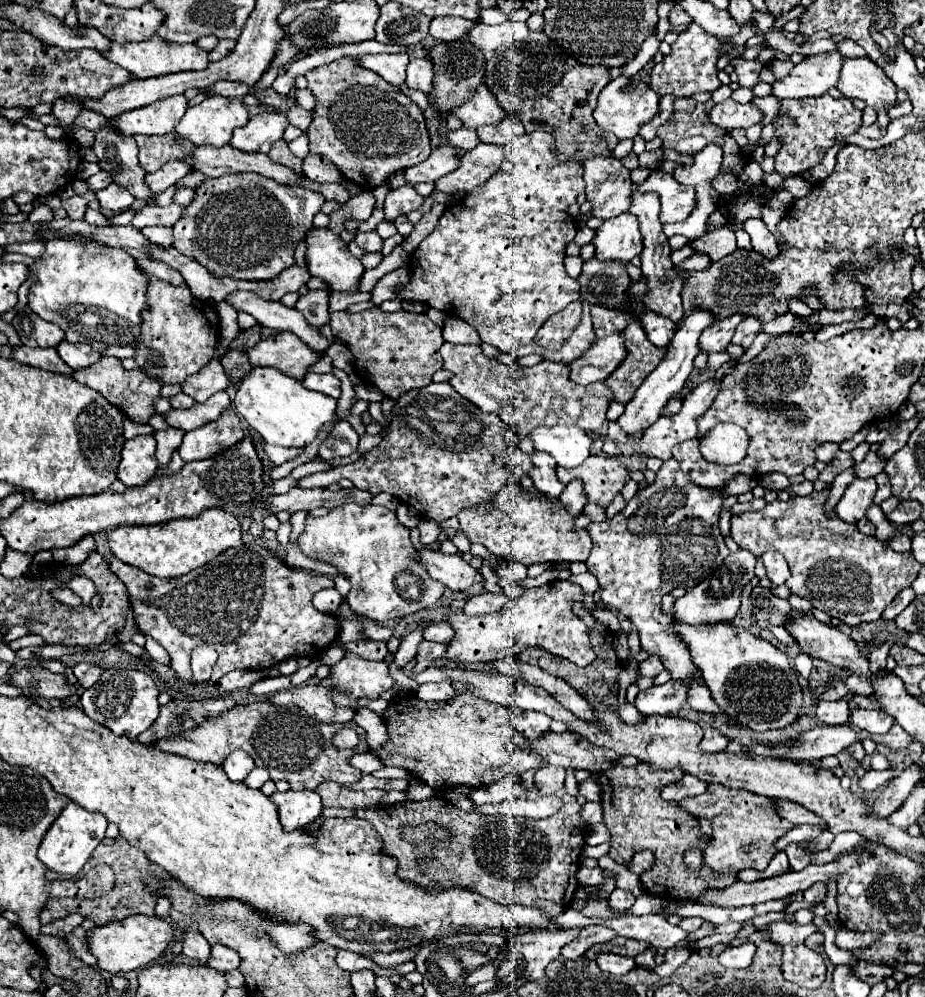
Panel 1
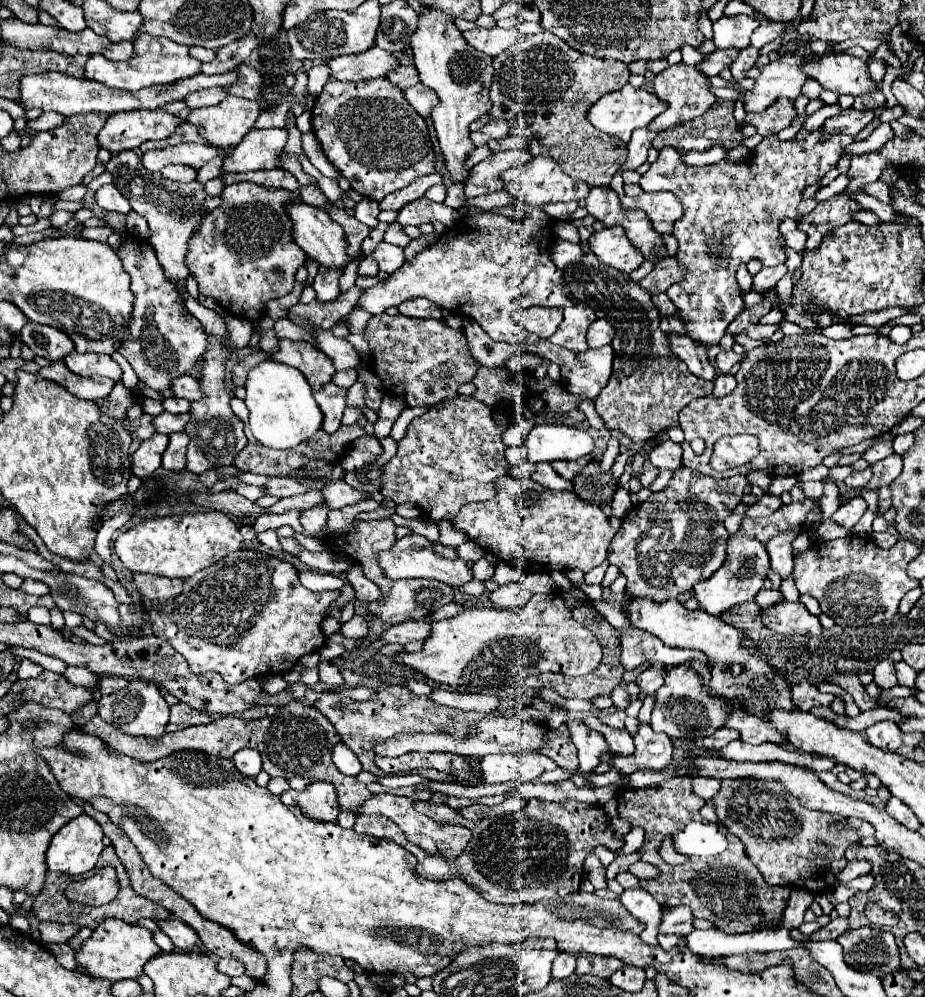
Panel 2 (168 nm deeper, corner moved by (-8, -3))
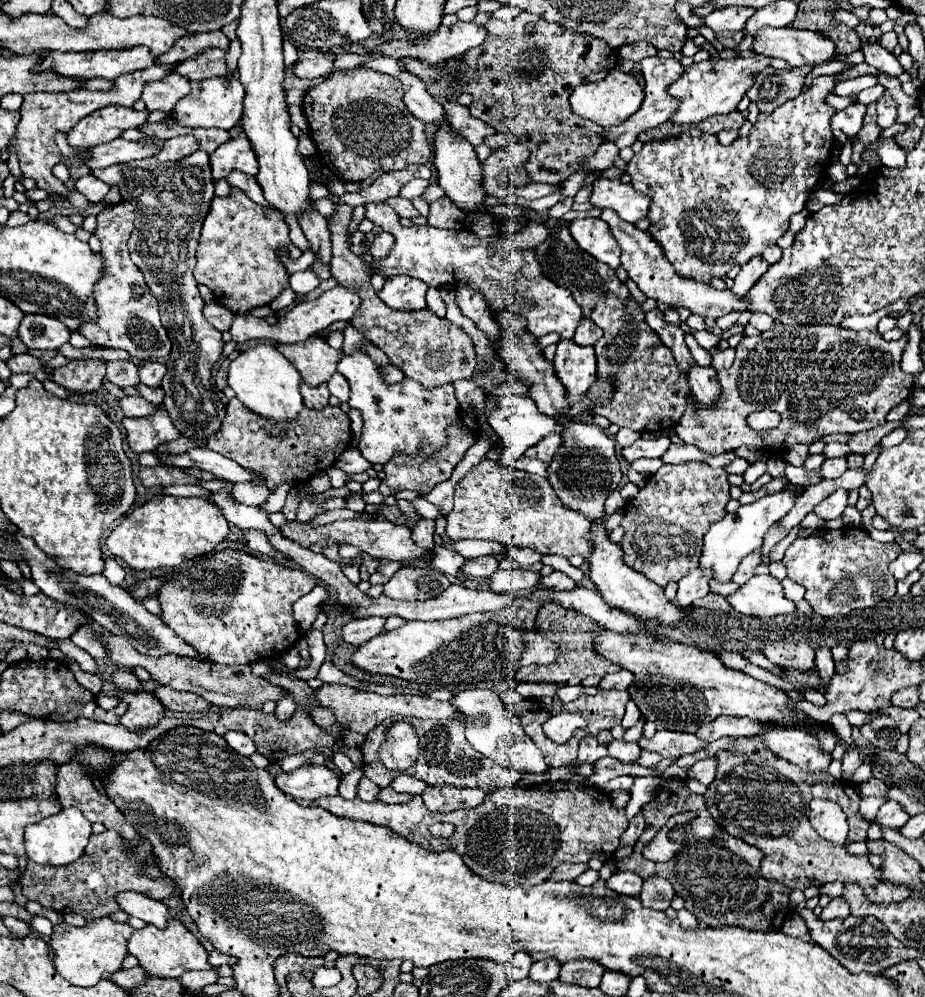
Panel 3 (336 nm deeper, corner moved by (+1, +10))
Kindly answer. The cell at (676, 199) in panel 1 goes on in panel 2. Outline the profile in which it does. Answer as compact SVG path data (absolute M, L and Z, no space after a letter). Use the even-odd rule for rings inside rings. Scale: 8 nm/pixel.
M641 193L639 197L623 197L621 205L623 209L643 211L659 235L671 233L673 221L683 215L683 205L673 193Z

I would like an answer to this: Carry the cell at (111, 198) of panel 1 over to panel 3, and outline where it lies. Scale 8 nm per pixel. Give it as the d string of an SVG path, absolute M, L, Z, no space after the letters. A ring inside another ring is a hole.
M86 174L76 182L76 190L84 194L90 202L100 202L110 192L110 186L104 182L98 182L98 178L94 178L92 174Z

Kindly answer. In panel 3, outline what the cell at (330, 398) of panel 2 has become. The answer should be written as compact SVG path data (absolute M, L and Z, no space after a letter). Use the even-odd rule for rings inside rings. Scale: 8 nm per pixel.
M304 382L300 384L300 394L304 398L304 406L306 408L314 408L314 410L322 410L324 406L328 406L328 398L330 398L330 392L328 392L328 386L326 384L320 384L316 388L310 388L306 386Z

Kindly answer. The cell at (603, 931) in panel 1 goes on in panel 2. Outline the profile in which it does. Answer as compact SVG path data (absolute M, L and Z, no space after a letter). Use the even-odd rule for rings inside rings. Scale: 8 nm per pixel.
M559 953L553 961L553 969L551 969L551 977L561 981L567 979L571 973L575 971L575 955L571 953Z

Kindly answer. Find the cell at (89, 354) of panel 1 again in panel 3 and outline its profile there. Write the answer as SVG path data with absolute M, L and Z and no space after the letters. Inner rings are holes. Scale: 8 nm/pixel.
M78 358L68 360L68 364L56 368L52 378L72 392L92 394L100 388L104 374L106 374L106 360Z

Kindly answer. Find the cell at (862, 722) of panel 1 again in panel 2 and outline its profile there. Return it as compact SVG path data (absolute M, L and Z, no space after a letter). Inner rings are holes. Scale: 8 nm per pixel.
M879 721L867 731L867 741L883 751L897 751L903 745L903 733L893 721Z

